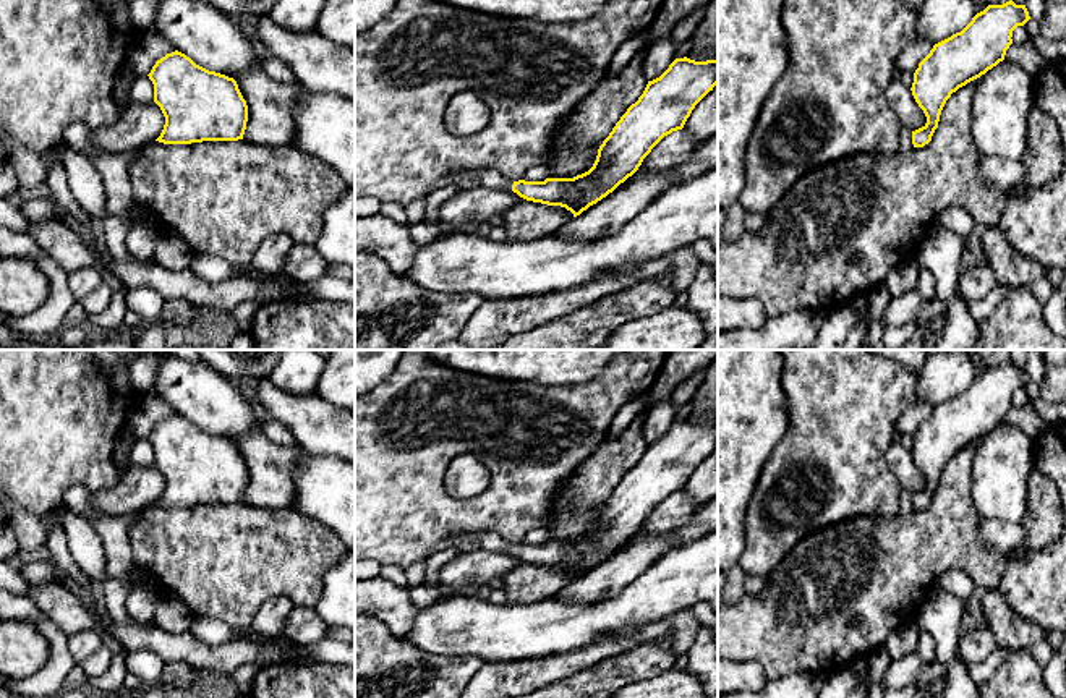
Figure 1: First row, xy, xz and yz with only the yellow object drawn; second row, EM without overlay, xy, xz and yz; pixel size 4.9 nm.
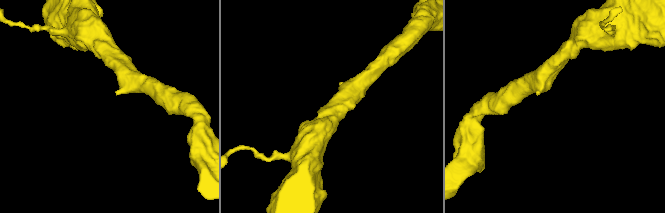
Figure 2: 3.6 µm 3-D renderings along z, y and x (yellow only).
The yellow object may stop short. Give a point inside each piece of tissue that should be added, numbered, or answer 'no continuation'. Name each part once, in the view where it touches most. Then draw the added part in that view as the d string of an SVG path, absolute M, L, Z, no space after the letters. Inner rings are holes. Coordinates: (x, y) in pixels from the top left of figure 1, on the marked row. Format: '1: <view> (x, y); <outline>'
1: xz (491, 178); M483 168L483 170L460 170L454 172L450 175L475 175L481 186L488 188L504 188L504 189L512 189L514 181L504 178L501 173L496 170Z

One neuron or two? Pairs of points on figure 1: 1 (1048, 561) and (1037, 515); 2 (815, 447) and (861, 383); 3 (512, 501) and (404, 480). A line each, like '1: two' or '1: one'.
1: two
2: one
3: one

